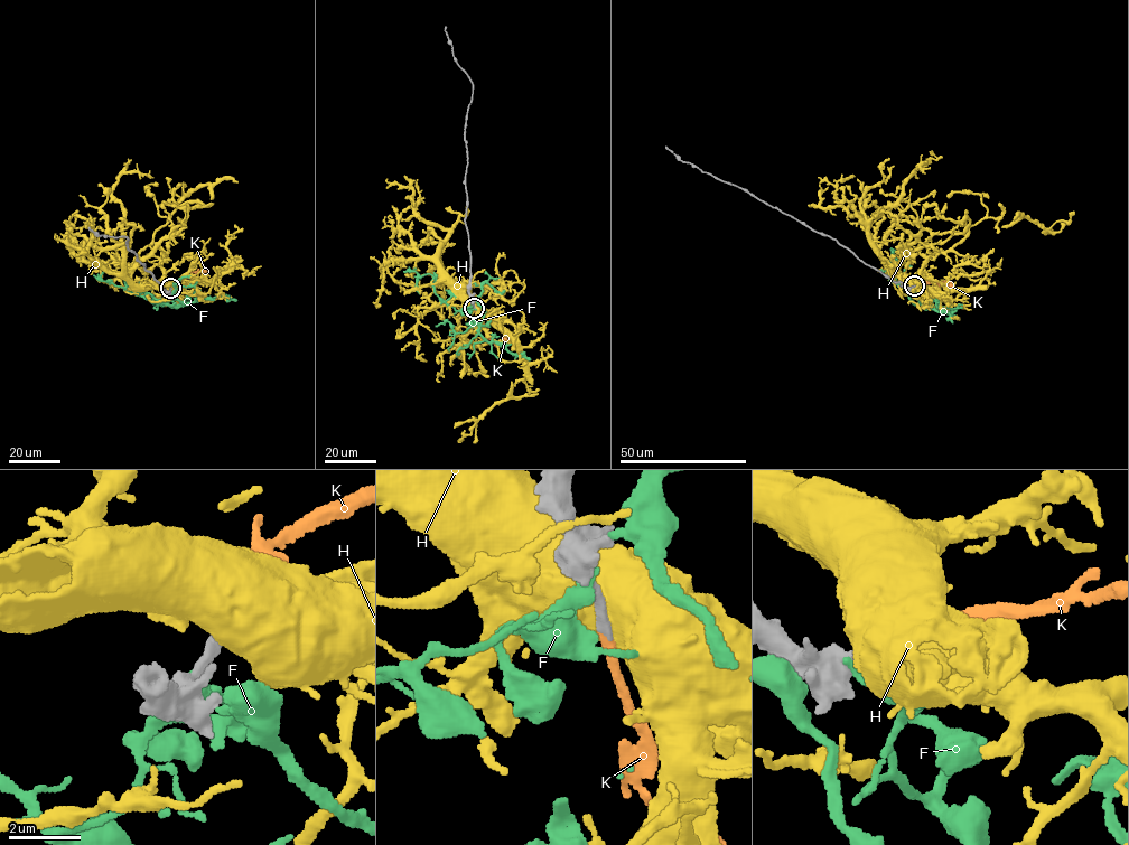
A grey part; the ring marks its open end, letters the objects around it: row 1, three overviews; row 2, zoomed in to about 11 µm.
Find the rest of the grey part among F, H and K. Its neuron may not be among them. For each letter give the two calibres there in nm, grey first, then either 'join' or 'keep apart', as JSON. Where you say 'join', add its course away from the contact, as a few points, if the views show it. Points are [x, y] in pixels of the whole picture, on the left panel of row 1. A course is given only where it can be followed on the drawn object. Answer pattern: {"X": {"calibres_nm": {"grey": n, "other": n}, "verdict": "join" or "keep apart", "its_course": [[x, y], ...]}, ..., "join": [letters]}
{"F": {"calibres_nm": {"grey": 480, "other": 440}, "verdict": "keep apart"}, "H": {"calibres_nm": {"grey": 320, "other": 750}, "verdict": "keep apart"}, "K": {"calibres_nm": {"grey": 280, "other": 260}, "verdict": "join", "its_course": [[170, 288], [188, 272], [204, 271]]}, "join": ["K"]}

